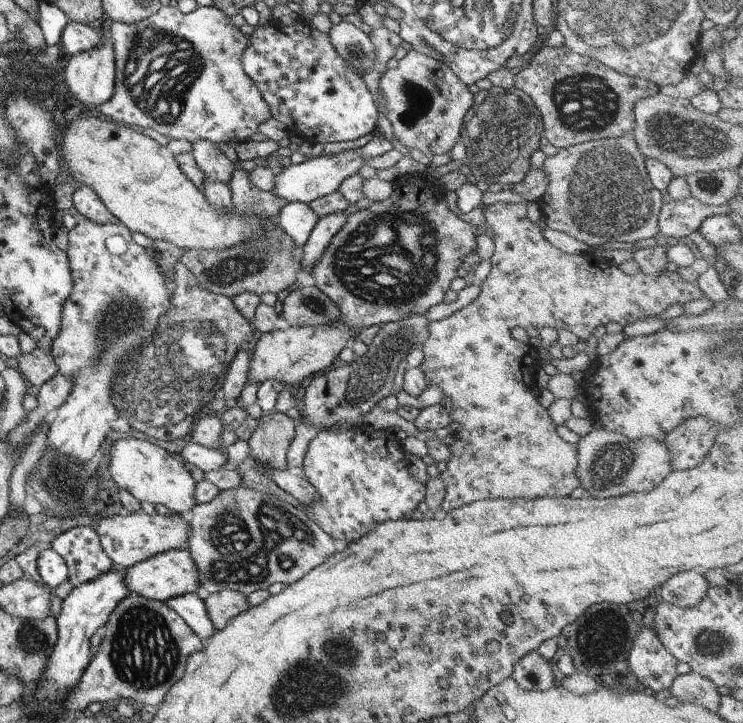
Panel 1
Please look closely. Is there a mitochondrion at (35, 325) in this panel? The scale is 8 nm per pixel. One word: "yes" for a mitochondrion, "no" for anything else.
no

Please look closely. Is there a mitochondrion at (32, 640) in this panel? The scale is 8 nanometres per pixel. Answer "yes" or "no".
yes

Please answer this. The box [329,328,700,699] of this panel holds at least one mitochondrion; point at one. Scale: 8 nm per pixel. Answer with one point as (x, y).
(609, 466)

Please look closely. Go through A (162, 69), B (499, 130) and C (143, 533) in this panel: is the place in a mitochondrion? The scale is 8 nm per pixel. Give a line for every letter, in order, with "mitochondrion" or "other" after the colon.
A: mitochondrion
B: mitochondrion
C: other

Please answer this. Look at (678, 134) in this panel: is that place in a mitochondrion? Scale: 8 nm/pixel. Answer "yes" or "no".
yes

